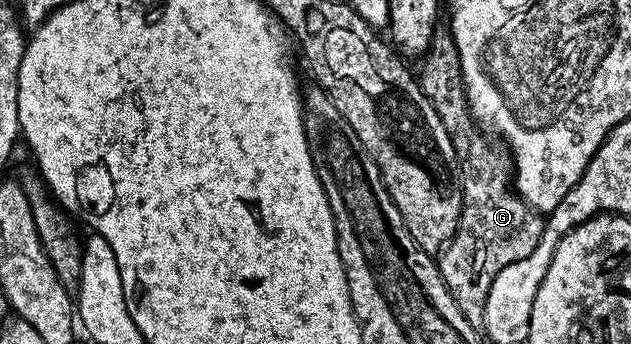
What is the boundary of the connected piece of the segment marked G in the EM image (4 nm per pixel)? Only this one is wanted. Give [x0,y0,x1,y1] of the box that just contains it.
[419,32,545,328]

